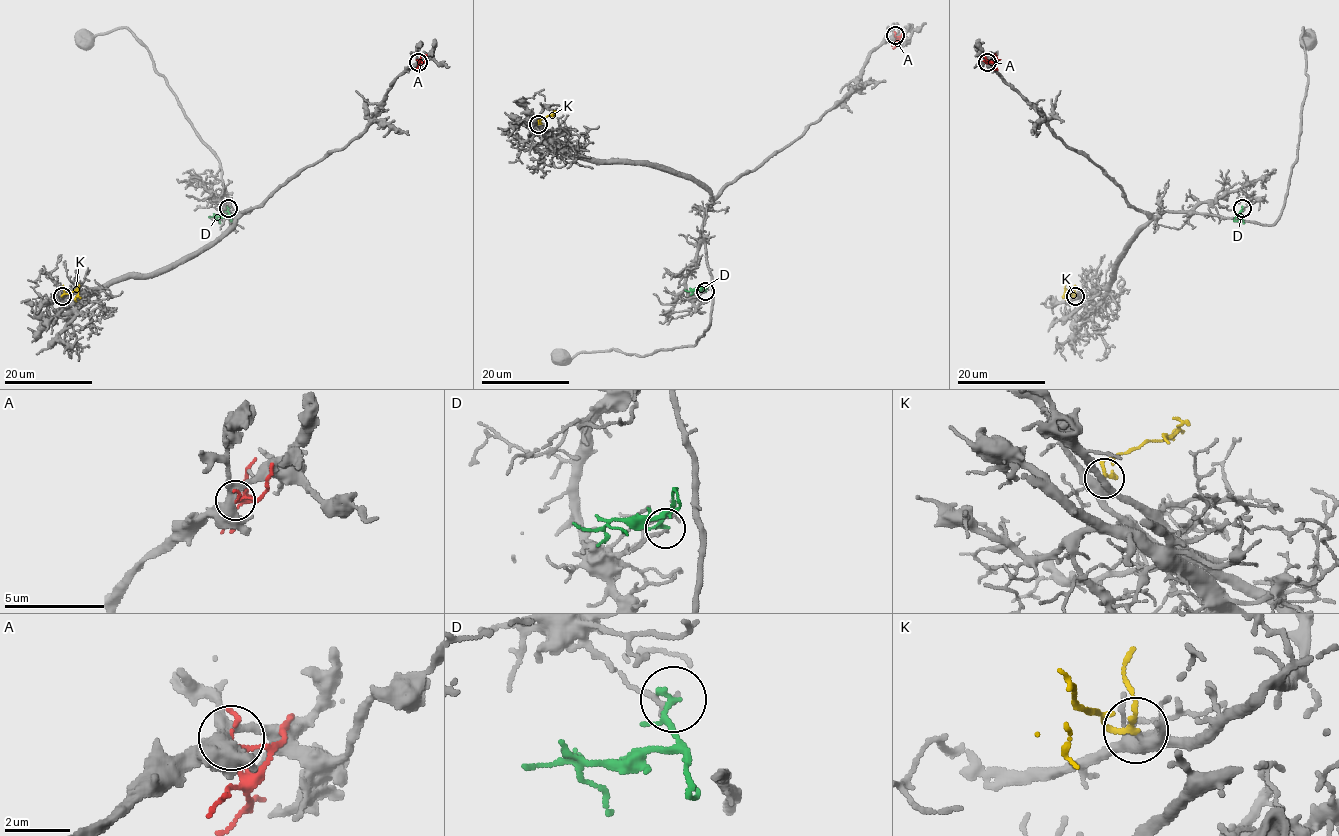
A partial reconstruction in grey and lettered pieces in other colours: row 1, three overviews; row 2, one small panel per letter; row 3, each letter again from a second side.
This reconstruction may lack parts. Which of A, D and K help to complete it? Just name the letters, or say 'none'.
K

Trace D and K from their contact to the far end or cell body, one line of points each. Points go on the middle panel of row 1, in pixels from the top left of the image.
D: (705, 291), (705, 288), (685, 290)
K: (538, 123), (554, 113), (552, 116)

